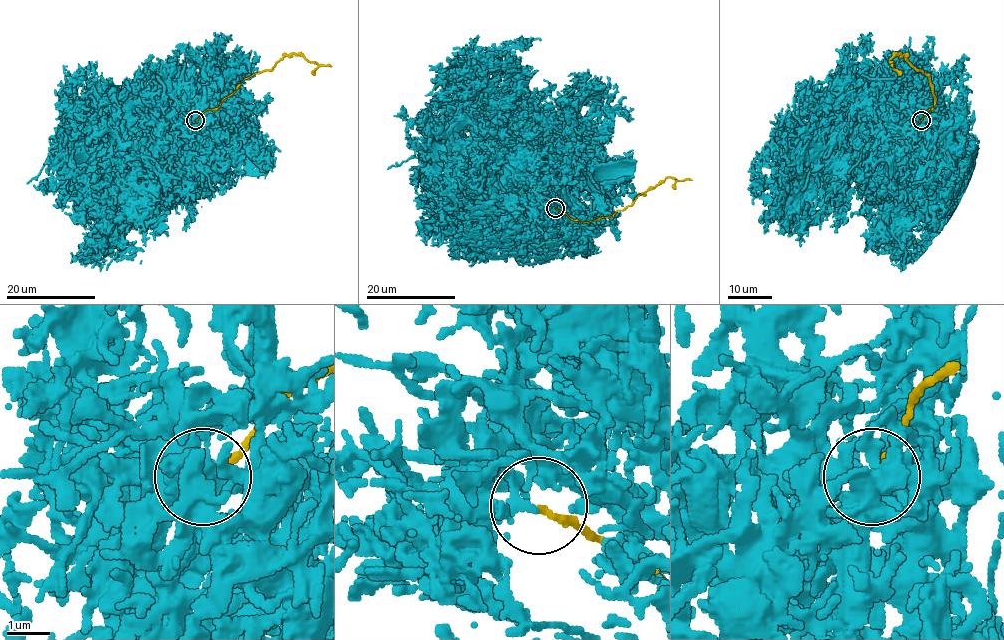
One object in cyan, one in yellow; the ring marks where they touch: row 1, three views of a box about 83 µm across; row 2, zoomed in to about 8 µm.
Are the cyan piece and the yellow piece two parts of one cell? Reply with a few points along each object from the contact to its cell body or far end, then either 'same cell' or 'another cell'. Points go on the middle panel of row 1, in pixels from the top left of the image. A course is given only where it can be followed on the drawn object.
cyan via (554, 208), (550, 193), (521, 153) | yellow via (555, 208), (580, 222), (598, 220), (632, 204), (639, 194), (667, 177), (678, 180), (674, 189) | another cell

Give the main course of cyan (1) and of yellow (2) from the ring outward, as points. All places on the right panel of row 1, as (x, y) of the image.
1: (921, 122), (896, 137), (896, 142), (874, 164), (865, 184)
2: (920, 120), (935, 104), (933, 85), (925, 73), (907, 61), (904, 54), (895, 54), (889, 61), (901, 73)

